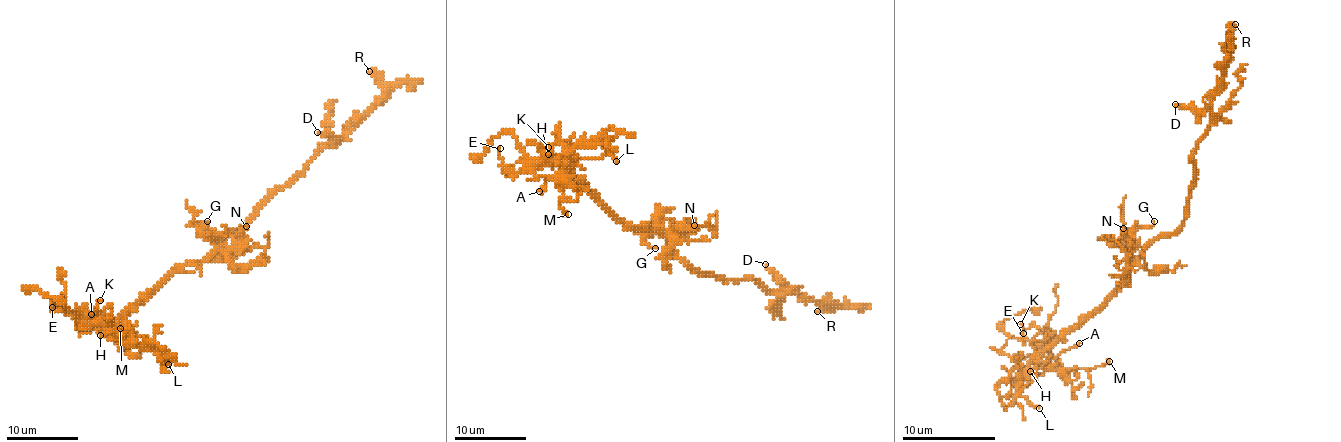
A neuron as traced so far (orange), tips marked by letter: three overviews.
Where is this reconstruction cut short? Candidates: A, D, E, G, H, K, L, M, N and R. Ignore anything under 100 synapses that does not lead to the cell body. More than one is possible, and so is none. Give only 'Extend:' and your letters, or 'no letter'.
Extend: no letter

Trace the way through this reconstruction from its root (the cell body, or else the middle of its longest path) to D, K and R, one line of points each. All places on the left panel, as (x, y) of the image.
D: (219, 244), (228, 232), (237, 232), (276, 191), (284, 189), (323, 148), (341, 137), (317, 132)
K: (219, 244), (202, 260), (180, 264), (116, 321), (102, 319), (98, 308), (100, 300)
R: (219, 244), (376, 102), (382, 84), (369, 71)

